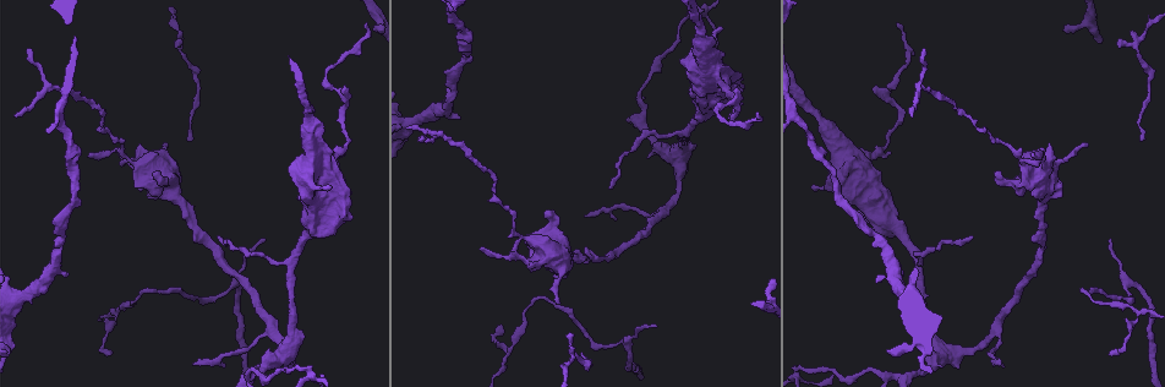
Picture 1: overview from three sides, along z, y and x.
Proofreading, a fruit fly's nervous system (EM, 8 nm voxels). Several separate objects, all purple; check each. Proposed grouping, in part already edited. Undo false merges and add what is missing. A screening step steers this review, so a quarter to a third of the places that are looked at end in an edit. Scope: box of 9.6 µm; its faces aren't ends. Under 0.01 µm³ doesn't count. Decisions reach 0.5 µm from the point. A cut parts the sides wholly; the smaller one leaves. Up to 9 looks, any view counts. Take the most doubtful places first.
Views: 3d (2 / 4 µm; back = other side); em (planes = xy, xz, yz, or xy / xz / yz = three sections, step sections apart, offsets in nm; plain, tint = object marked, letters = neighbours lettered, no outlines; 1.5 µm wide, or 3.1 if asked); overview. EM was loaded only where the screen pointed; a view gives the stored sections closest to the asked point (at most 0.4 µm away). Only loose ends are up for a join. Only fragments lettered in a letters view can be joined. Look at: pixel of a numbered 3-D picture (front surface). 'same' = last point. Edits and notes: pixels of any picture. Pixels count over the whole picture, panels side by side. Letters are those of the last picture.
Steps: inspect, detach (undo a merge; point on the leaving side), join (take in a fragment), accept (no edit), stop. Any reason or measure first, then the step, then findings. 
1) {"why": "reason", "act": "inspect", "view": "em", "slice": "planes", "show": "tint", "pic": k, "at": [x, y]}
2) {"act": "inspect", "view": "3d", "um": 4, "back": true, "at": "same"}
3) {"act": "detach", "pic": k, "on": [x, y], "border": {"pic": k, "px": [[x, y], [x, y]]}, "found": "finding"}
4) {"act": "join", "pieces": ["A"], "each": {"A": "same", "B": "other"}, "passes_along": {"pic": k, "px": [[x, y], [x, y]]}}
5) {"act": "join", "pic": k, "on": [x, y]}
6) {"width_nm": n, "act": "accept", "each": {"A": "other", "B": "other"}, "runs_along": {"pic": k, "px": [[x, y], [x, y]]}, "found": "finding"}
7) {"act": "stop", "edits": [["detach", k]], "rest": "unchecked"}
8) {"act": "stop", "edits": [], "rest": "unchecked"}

{"act": "inspect", "view": "3d", "um": 2, "pic": 1, "at": [1129, 299]}

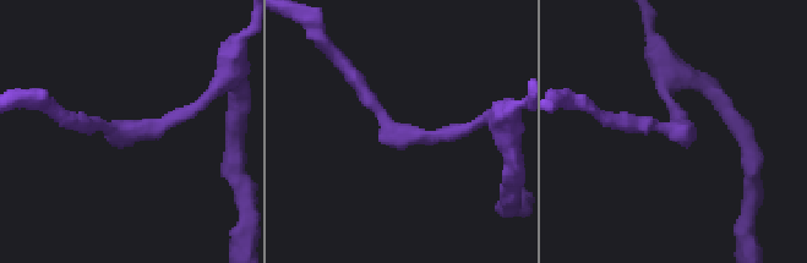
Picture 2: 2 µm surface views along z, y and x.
{"act": "inspect", "view": "em", "slice": "yz", "step": 8, "show": "tint", "pic": 2, "at": [127, 132]}

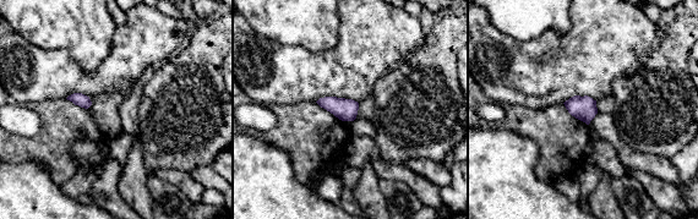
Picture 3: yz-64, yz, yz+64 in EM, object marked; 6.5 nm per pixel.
{"act": "inspect", "view": "em", "slice": "planes", "show": "letters", "at": "same"}

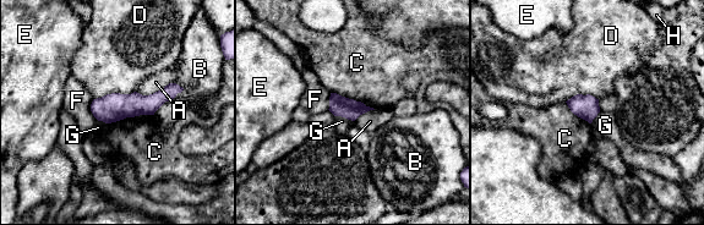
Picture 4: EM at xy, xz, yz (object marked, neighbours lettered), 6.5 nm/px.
{"act": "accept", "each": {"A": "other", "B": "other", "C": "other", "D": "other", "E": "other", "F": "other", "G": "other", "H": "other"}, "runs_along": {"pic": 4, "px": [[178, 89], [149, 104], [93, 108]]}, "found": "continuous, no second neuron"}

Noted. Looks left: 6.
{"why": "two arms in line, one across", "act": "inspect", "view": "em", "slice": "planes", "show": "letters", "pic": 1, "at": [660, 213]}

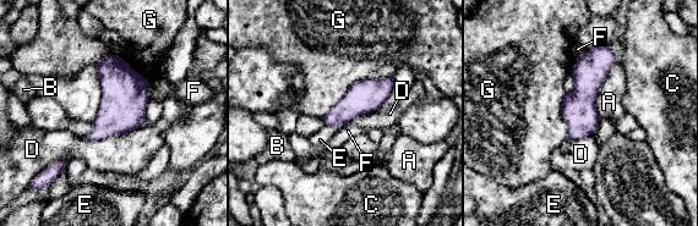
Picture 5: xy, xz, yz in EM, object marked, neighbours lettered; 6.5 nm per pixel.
{"longest_contact_nm": ["G", 550], "act": "accept", "each": {"A": "other", "B": "other", "C": "other", "D": "other", "E": "other", "F": "other", "G": "other"}, "runs_along": {"pic": 5, "px": [[607, 49], [589, 71], [571, 136]]}, "found": "continuous, no second neuron"}

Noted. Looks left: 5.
{"why": "three-way junction", "act": "inspect", "view": "em", "slice": "planes", "show": "tint", "pic": 1, "at": [914, 265]}

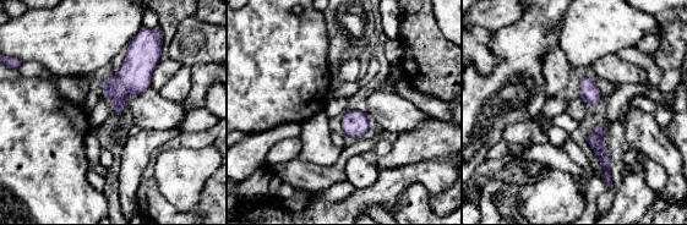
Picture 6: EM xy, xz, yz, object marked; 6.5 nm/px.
{"why": "what lies round it", "act": "inspect", "view": "em", "slice": "planes", "show": "letters", "at": "same"}

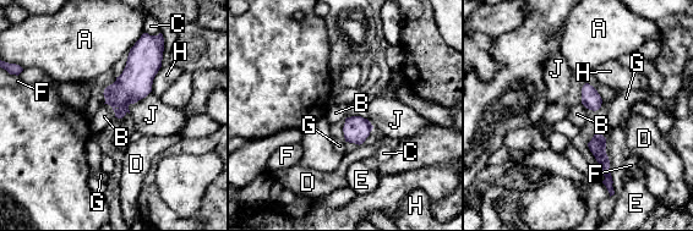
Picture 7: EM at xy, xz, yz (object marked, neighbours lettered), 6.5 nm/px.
{"act": "accept", "each": {"A": "other", "B": "other", "C": "other", "D": "other", "E": "other", "F": "other", "G": "other", "H": "other", "J": "other"}, "found": "all the same neuron"}

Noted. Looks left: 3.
{"why": "an open end", "act": "inspect", "view": "em", "slice": "yz", "step": 4, "show": "letters", "pic": 1, "at": [998, 364]}

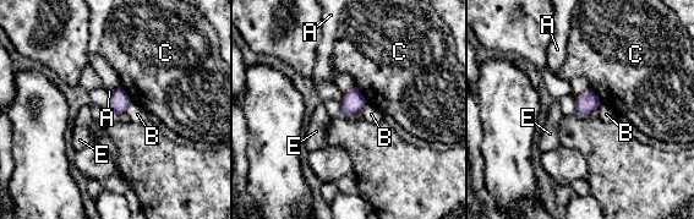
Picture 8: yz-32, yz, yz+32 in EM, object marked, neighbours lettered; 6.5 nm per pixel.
{"why": "cut it another way", "act": "inspect", "view": "em", "slice": "planes", "show": "letters", "at": "same"}

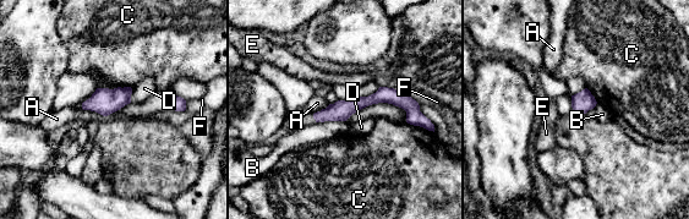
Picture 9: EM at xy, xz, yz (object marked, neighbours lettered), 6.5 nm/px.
{"act": "accept", "each": {"A": "other", "B": "other", "C": "other", "D": "other", "E": "other", "F": "other"}, "border": {"pic": 9, "px": [[345, 120], [324, 120], [321, 122]]}, "found": "none of them fits"}

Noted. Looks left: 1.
{"act": "stop", "edits": [], "rest": "unchecked"}

